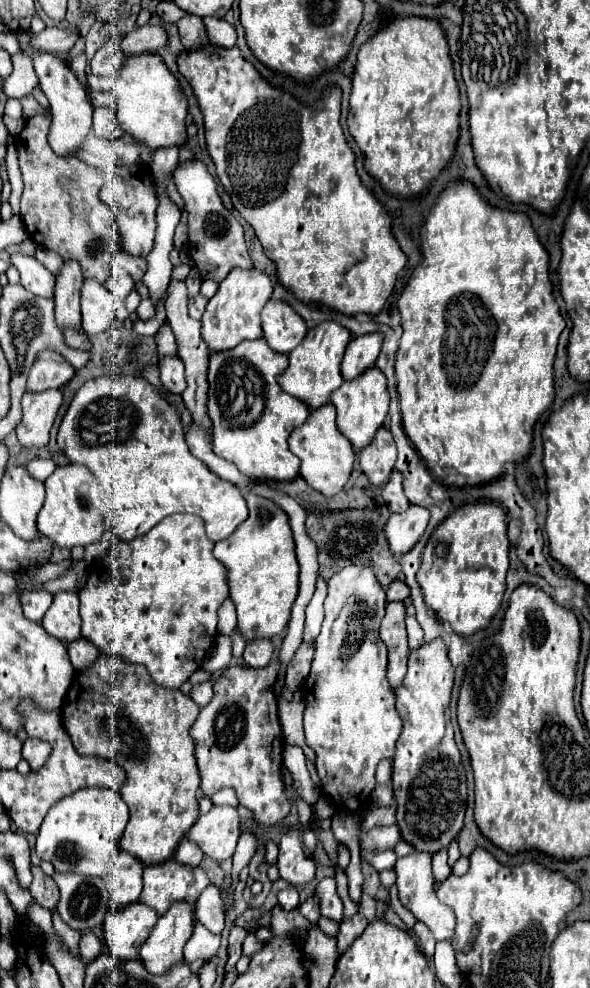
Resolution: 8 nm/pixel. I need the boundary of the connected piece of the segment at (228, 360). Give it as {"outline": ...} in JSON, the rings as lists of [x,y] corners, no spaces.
{"outline":[[[257,338],[251,342],[245,340],[237,344],[237,348],[209,354],[207,410],[213,422],[213,452],[233,462],[241,474],[253,480],[291,480],[299,474],[299,458],[289,450],[287,438],[297,426],[307,420],[311,408],[303,400],[297,400],[295,396],[289,396],[279,388],[277,376],[287,368],[287,364],[287,354],[273,352],[265,338]]]}

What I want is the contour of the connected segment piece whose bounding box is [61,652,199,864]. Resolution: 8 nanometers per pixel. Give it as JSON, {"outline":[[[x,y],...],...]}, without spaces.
{"outline":[[[101,652],[97,662],[89,668],[89,672],[85,670],[77,674],[77,680],[73,680],[69,694],[65,698],[65,706],[61,708],[63,728],[71,736],[73,746],[79,754],[103,756],[125,770],[127,780],[121,786],[119,794],[129,806],[131,824],[123,830],[121,848],[137,856],[143,864],[157,864],[173,856],[179,838],[185,836],[185,832],[195,824],[199,816],[197,810],[199,776],[193,756],[193,740],[189,736],[189,726],[195,722],[199,706],[189,696],[183,696],[179,690],[153,684],[145,666],[129,664],[117,656],[113,664],[111,658],[113,656],[105,656],[105,652]]]}

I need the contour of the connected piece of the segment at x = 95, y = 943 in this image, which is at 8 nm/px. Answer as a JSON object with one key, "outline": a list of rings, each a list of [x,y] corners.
{"outline":[[[91,932],[83,934],[79,942],[79,958],[83,960],[83,964],[89,964],[99,952],[101,952],[101,940]]]}

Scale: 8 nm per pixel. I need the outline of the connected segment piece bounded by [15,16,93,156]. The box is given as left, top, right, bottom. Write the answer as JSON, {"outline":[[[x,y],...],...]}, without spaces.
{"outline":[[[39,16],[33,18],[33,24],[31,29],[25,30],[25,32],[17,32],[15,34],[20,50],[25,52],[32,58],[33,66],[35,66],[35,72],[37,72],[37,78],[39,78],[39,86],[43,90],[43,94],[47,96],[49,100],[49,108],[51,108],[51,134],[49,134],[49,144],[53,148],[55,154],[59,156],[65,156],[65,154],[75,154],[77,148],[81,148],[83,140],[89,136],[91,132],[91,104],[89,104],[89,96],[87,96],[87,90],[77,82],[75,74],[71,72],[71,68],[59,60],[57,56],[53,54],[31,52],[29,50],[29,40],[33,35],[33,32],[41,32],[45,28],[43,20]]]}

